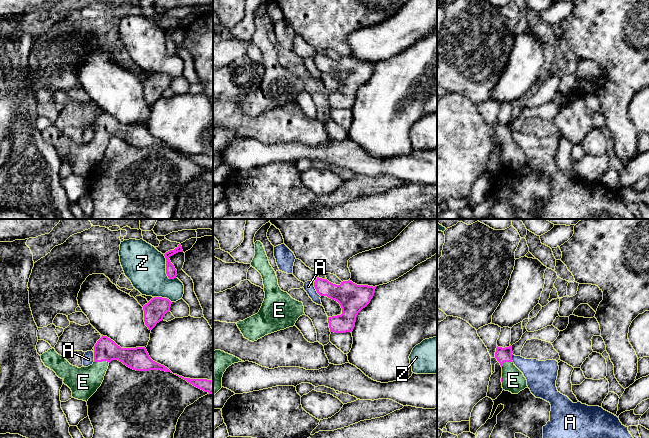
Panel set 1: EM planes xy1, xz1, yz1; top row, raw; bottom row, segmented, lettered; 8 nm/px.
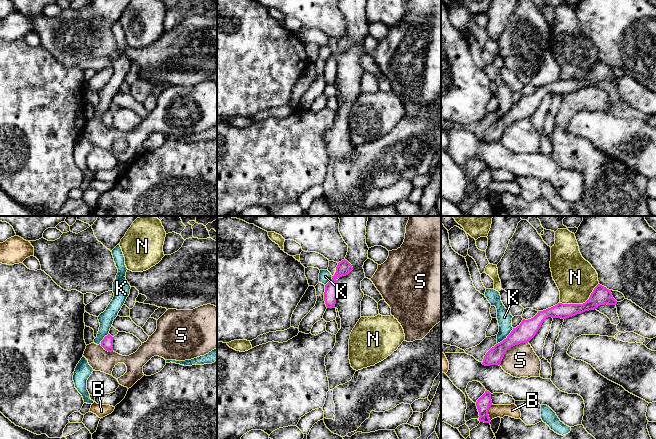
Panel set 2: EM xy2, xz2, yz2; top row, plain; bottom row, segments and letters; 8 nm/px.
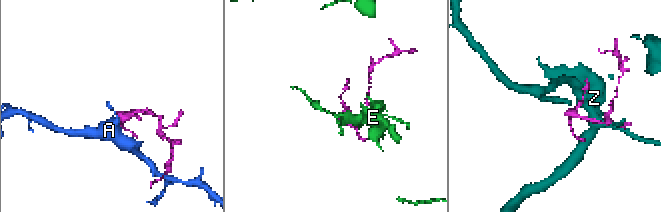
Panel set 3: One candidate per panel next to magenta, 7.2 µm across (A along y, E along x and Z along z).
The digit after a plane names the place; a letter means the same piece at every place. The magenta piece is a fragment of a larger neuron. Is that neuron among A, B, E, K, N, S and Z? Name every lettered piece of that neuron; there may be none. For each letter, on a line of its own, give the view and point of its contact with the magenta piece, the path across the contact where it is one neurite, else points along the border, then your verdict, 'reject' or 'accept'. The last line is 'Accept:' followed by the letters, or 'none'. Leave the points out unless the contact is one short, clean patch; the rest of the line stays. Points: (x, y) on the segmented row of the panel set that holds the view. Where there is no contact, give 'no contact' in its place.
A: meets magenta in xz1 at (315, 288); border along xz1 (313, 282), (313, 286), (320, 296); reject
B: meets magenta in yz2 at (487, 413); border along yz2 (492, 404), (488, 410), (490, 421); reject
E: meets magenta in xy1 at (102, 360); runs through xy1 (105, 349), (102, 360), (100, 365), (83, 382); accept
K: meets magenta in yz2 at (507, 337); border along yz2 (513, 328), (497, 344); reject
N: meets magenta in yz2 at (581, 304); reject
S: meets magenta in yz2 at (510, 347); reject
Z: meets magenta in xy1 at (166, 268); reject
Accept: E

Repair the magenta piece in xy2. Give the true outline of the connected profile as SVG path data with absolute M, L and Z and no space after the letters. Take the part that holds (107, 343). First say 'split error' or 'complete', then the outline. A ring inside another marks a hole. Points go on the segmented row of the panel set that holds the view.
complete | M108 334L104 337L104 339L101 341L101 346L108 352L113 351L113 337Z

